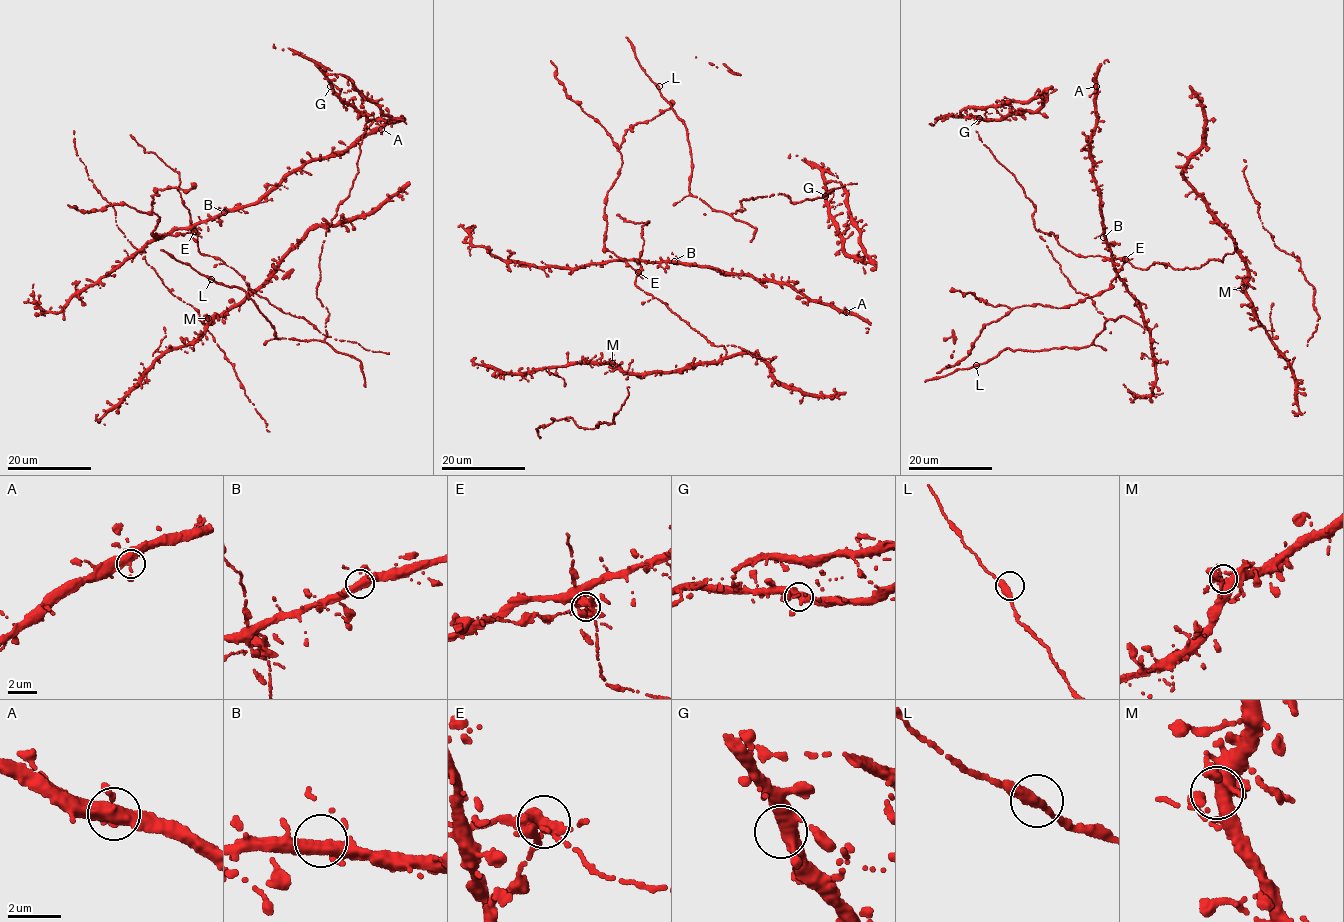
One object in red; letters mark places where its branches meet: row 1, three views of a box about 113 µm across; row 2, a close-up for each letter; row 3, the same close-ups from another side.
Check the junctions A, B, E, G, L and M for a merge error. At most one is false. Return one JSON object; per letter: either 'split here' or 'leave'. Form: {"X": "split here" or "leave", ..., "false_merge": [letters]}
{"A": "leave", "B": "leave", "E": "split here", "G": "leave", "L": "leave", "M": "leave", "false_merge": ["E"]}

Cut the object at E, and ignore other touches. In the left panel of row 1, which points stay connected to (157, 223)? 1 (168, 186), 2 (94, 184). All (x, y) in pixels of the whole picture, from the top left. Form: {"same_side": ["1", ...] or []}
{"same_side": ["1"]}

